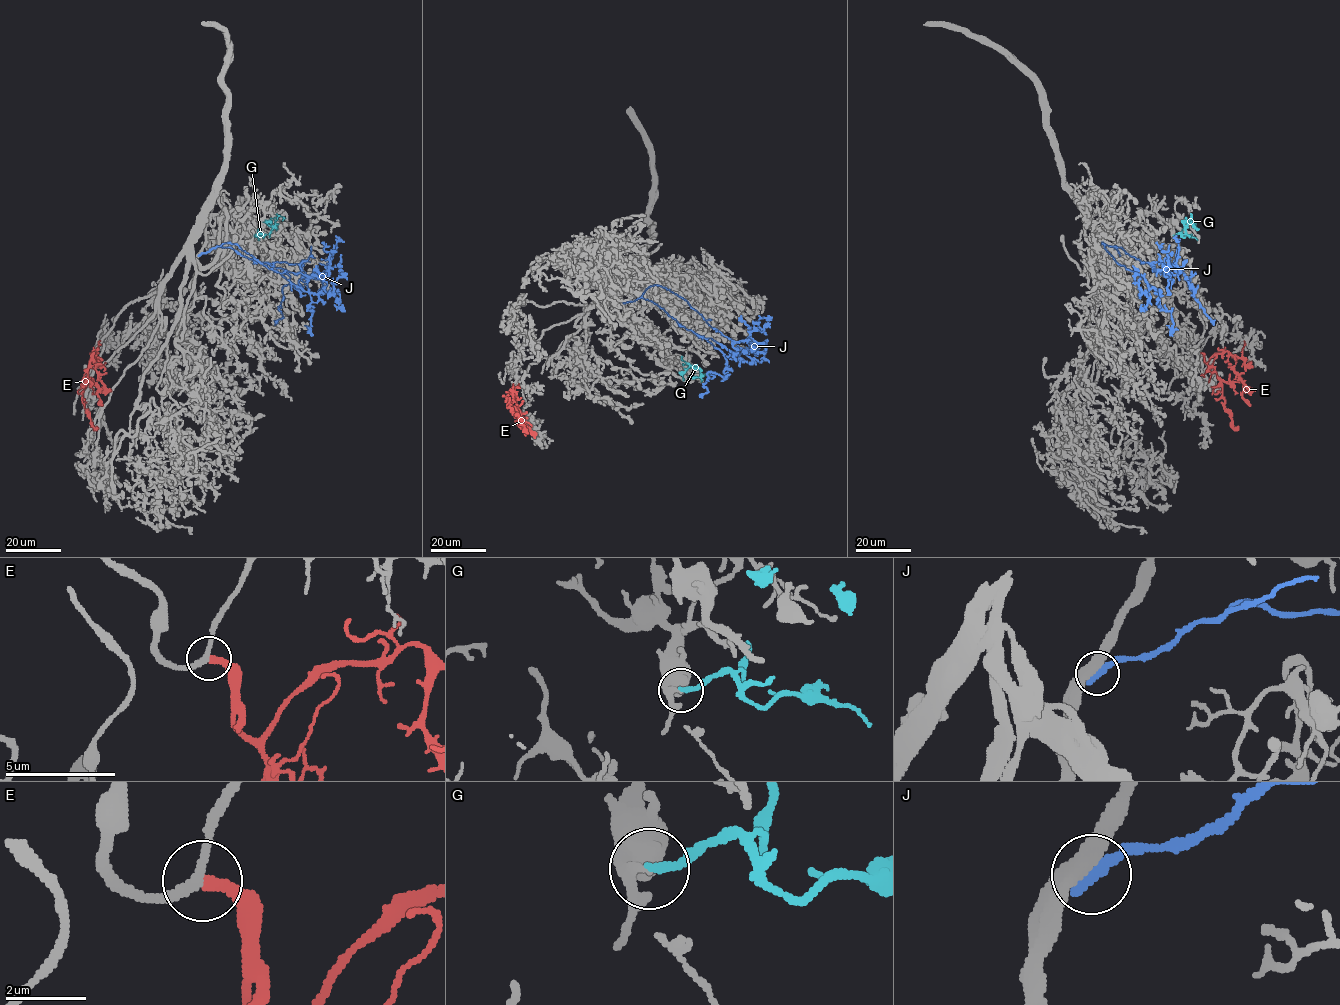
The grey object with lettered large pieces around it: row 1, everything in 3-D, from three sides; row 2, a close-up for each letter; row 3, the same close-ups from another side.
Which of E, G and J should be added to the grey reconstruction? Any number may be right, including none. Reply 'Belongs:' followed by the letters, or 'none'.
Belongs: E

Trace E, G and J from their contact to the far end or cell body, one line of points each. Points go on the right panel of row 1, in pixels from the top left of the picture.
E: (1201, 352), (1208, 368), (1220, 380), (1224, 408), (1231, 424), (1238, 429)
G: (1174, 235), (1183, 234), (1189, 220)
J: (1119, 254), (1114, 246), (1141, 261), (1168, 263), (1183, 272), (1193, 288), (1189, 284), (1194, 297), (1214, 325)

